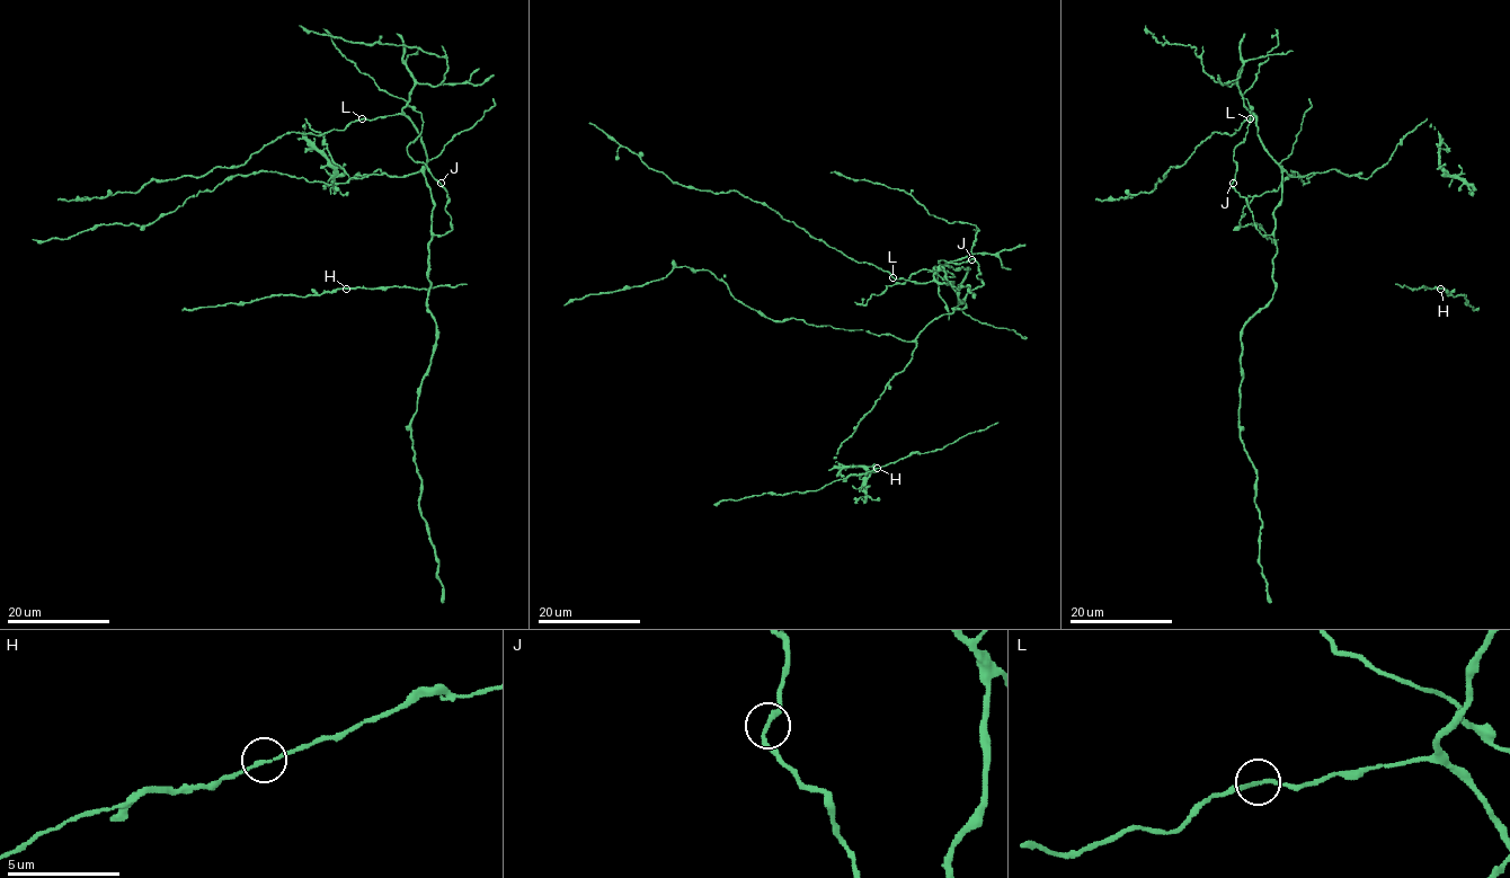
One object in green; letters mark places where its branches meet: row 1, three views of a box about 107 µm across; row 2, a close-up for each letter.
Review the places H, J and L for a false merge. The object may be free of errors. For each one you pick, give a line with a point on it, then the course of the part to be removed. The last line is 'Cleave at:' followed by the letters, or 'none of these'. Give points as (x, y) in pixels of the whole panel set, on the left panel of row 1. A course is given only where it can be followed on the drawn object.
Cleave at: none of these

